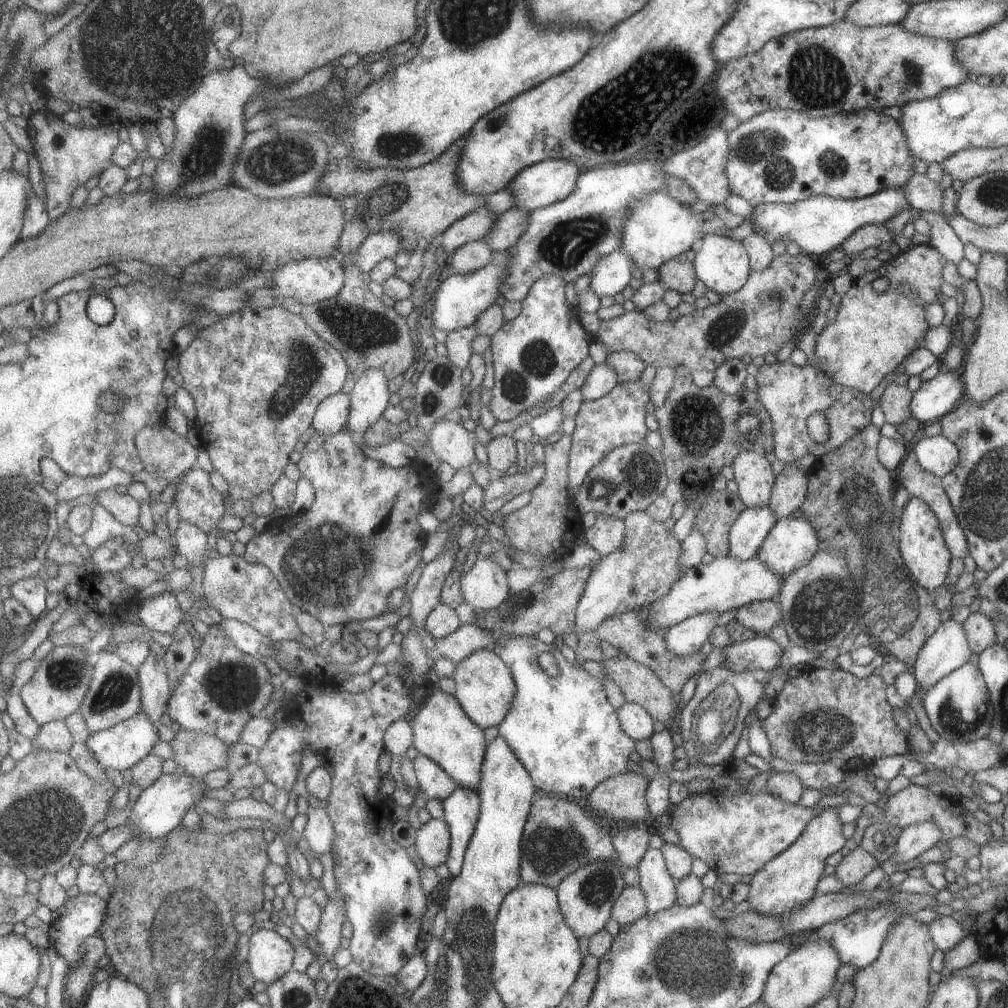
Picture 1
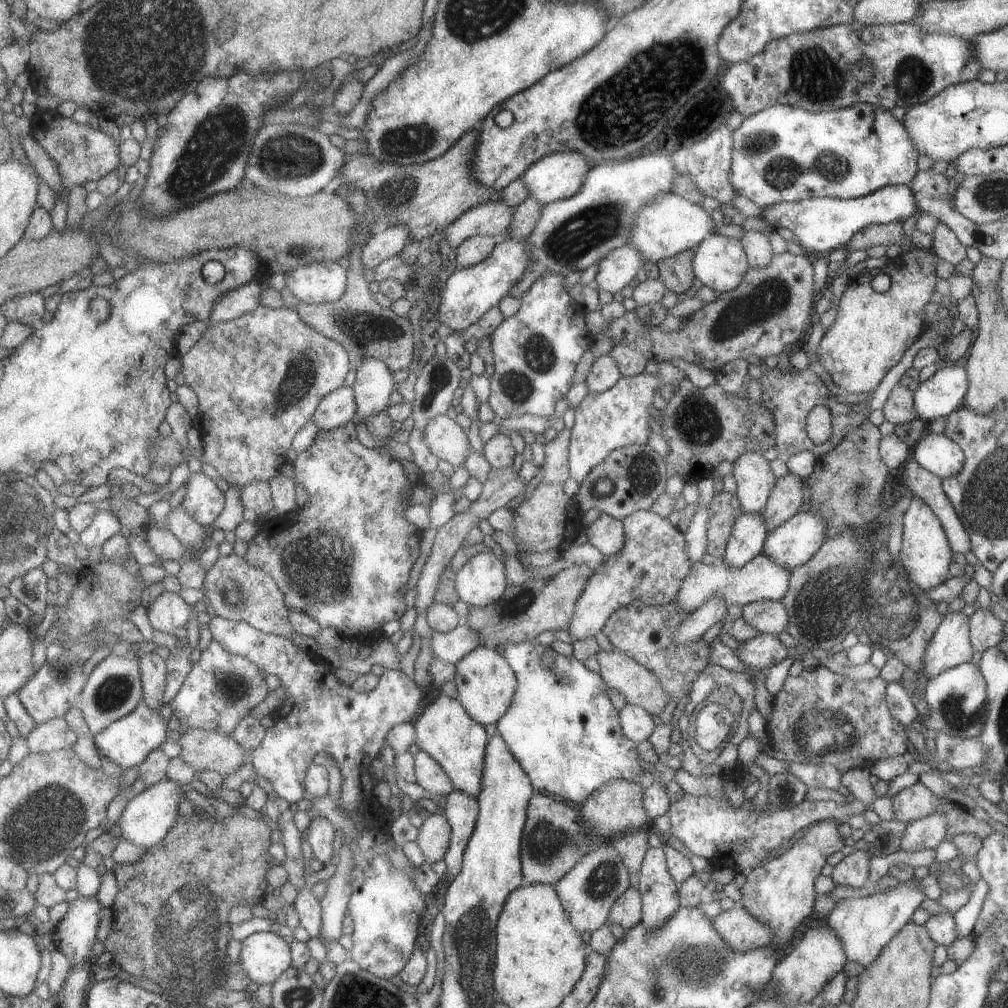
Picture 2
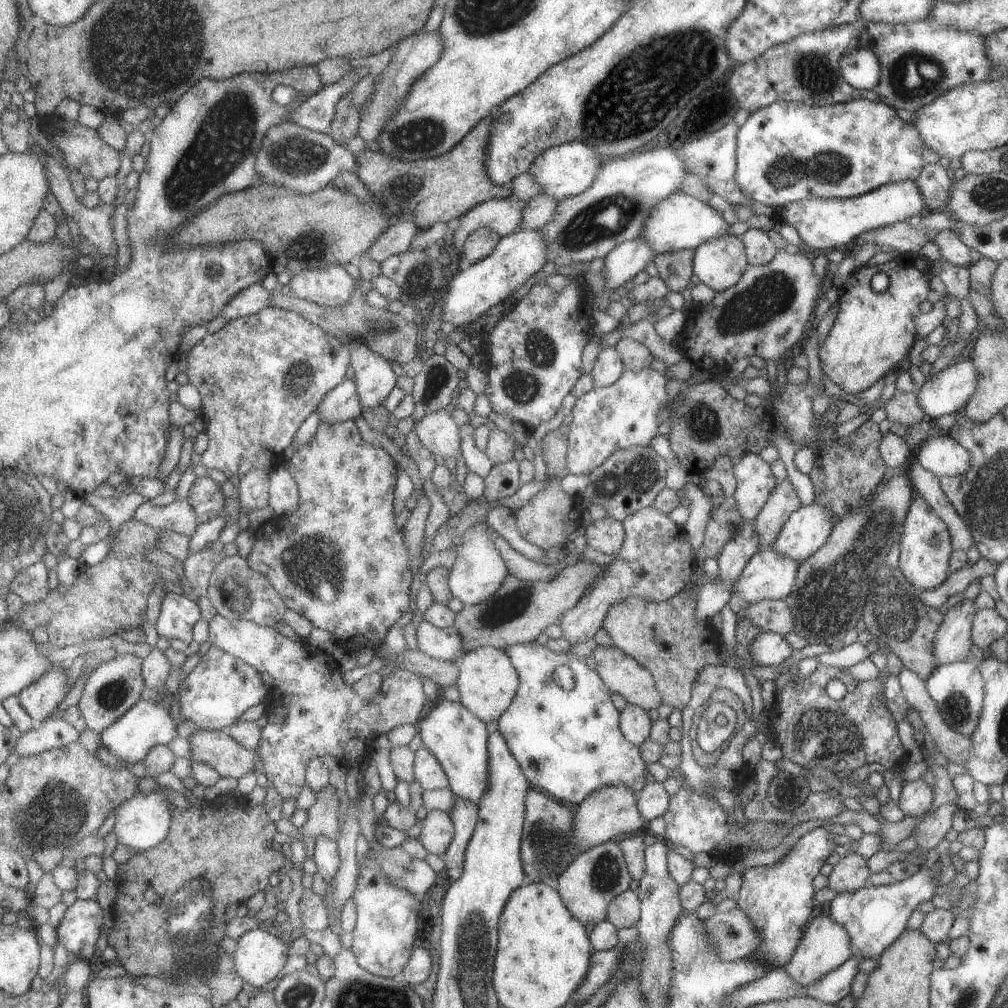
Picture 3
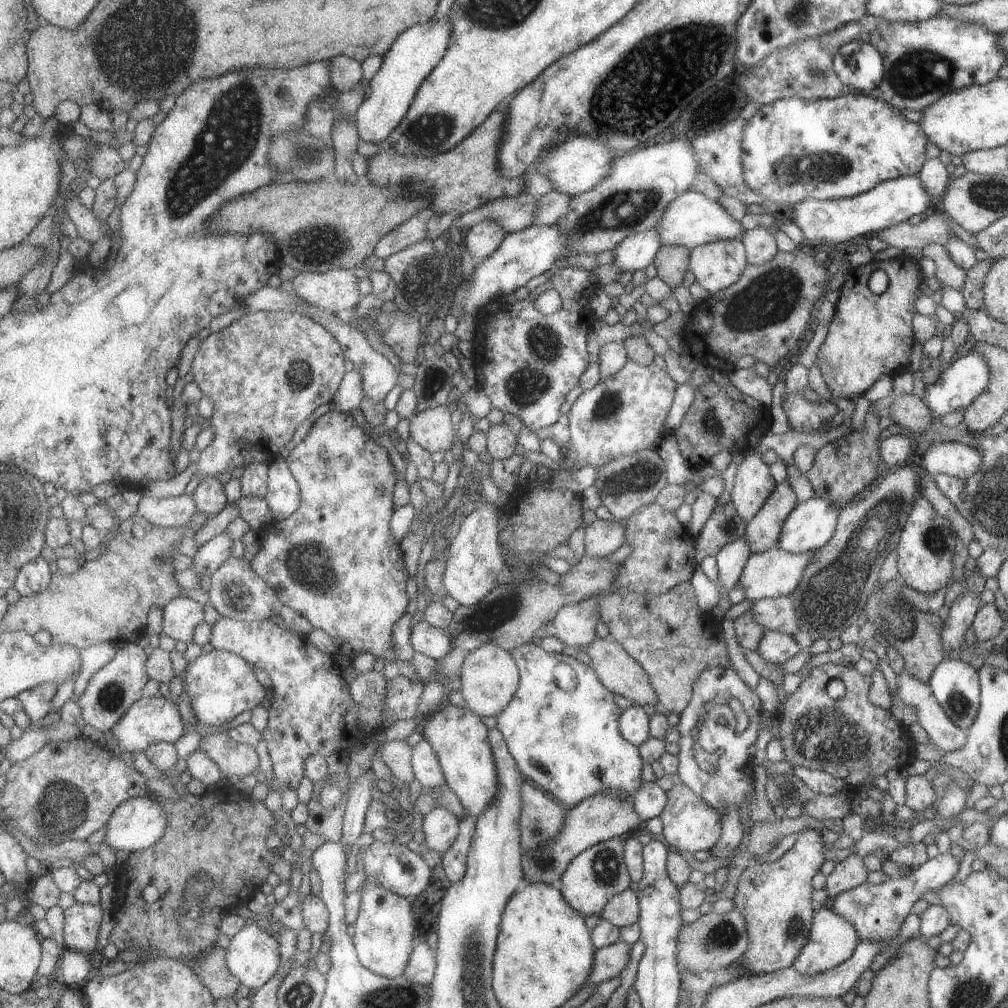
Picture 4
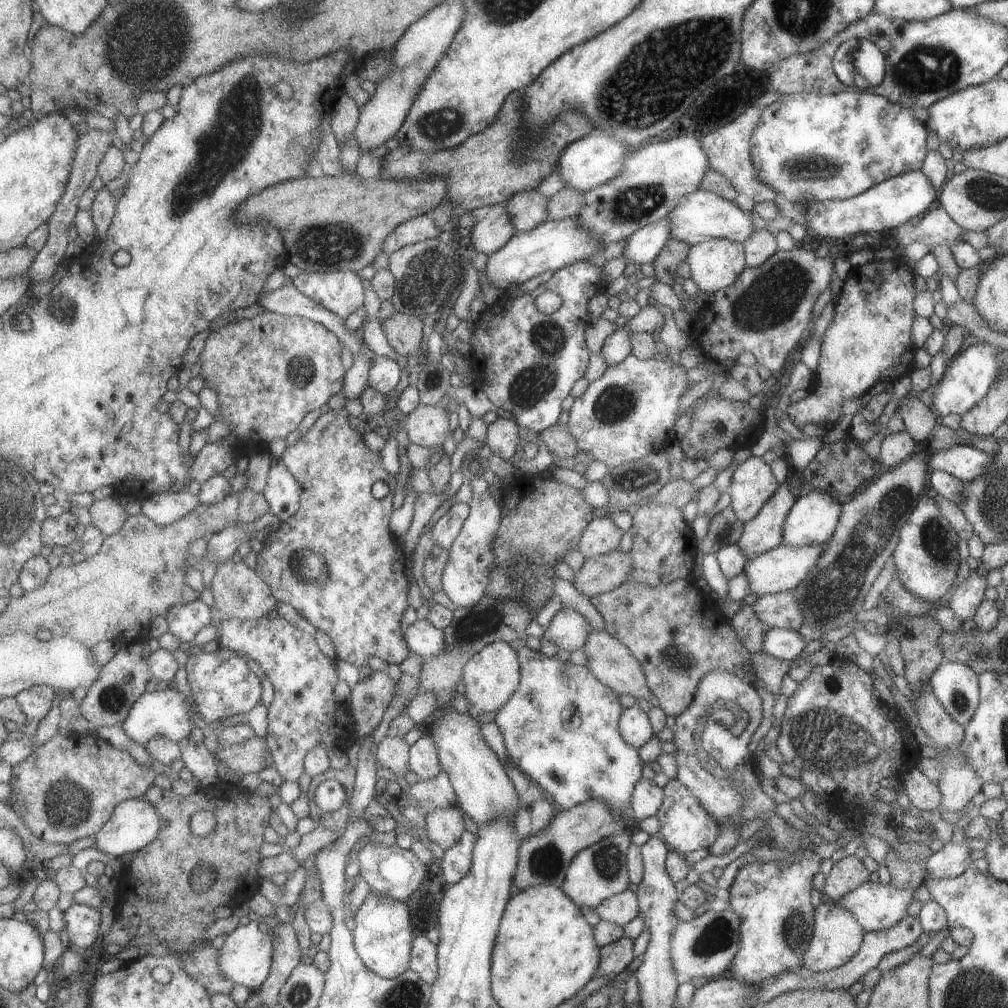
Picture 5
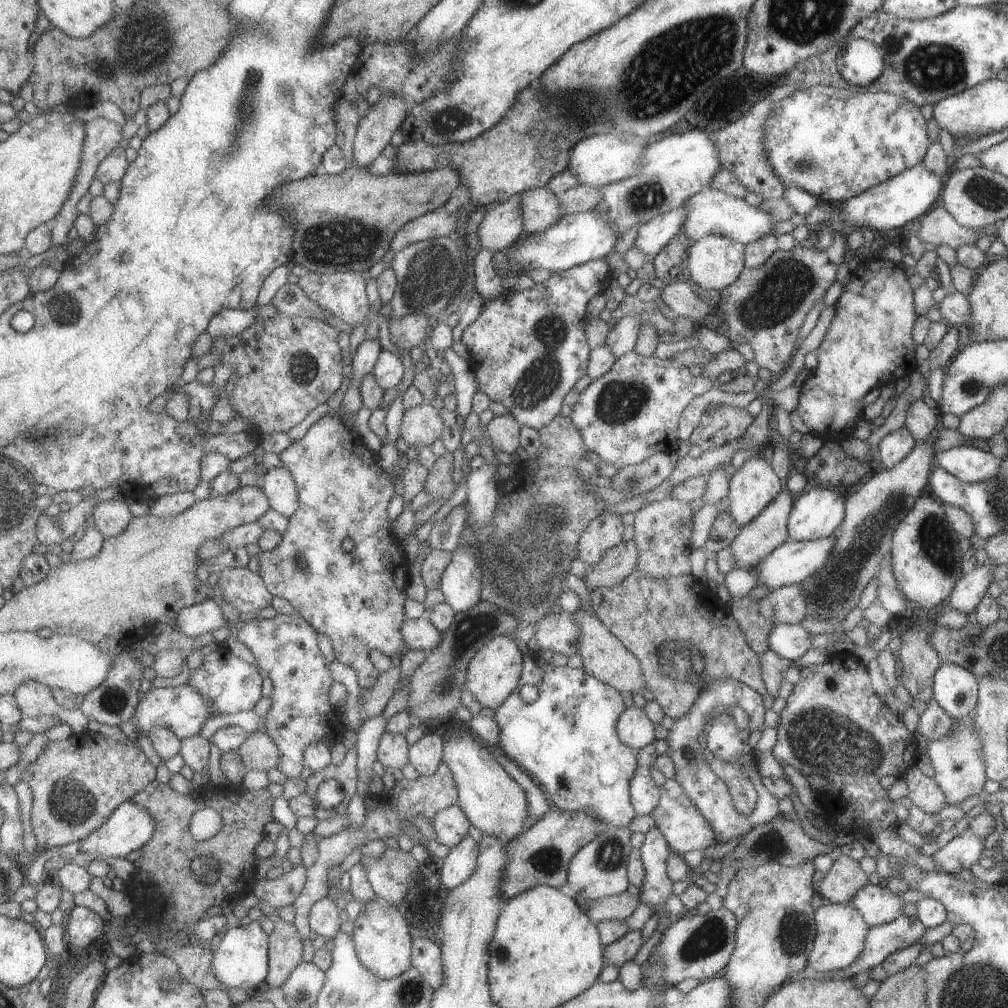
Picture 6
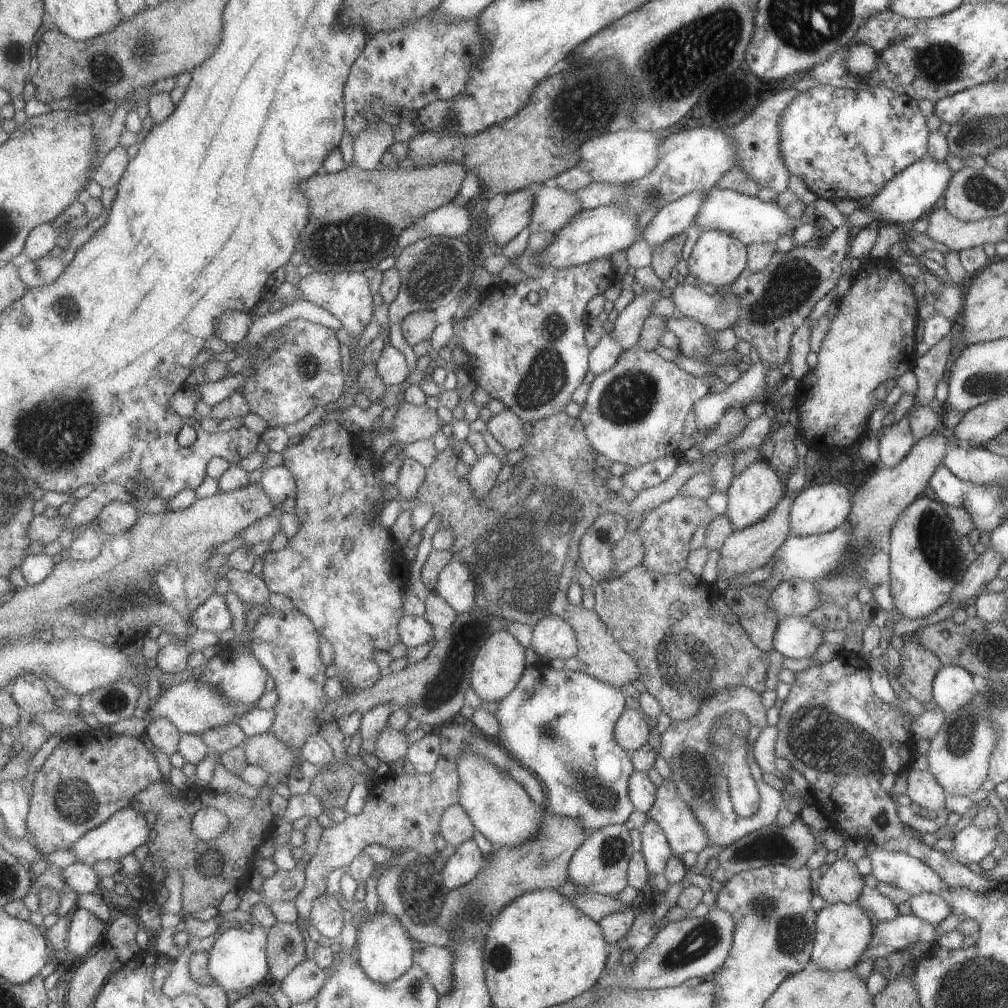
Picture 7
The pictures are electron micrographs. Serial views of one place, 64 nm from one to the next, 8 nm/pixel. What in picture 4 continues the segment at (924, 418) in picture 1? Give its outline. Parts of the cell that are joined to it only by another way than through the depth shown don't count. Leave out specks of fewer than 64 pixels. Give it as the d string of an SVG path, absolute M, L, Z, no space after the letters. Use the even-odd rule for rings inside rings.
M971 349L967 355L944 365L937 380L925 388L925 394L920 400L927 406L927 410L931 410L933 417L941 418L947 414L959 413L985 390L988 380L987 362L981 358L981 354L977 354L977 350Z

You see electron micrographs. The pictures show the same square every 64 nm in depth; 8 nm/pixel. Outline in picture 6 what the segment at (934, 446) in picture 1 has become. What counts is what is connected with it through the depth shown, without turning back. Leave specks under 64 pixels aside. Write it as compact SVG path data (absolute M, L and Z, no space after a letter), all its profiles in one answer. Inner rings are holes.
M960 445L945 451L937 451L933 467L941 468L960 482L983 482L995 478L1003 470L1003 462L993 454L970 445Z

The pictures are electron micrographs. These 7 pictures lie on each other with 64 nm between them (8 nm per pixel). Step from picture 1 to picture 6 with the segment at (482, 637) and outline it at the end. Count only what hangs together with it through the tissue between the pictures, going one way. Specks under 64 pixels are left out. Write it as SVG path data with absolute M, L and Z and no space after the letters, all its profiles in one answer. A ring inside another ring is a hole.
M426 616L418 619L407 618L401 628L407 646L414 650L435 650L443 640L443 633L439 631Z

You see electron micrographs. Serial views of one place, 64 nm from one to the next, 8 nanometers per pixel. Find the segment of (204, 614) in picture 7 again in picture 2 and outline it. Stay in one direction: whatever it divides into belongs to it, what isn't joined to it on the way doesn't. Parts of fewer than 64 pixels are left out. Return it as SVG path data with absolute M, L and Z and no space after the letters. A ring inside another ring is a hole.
M177 588L161 593L147 611L148 620L154 630L173 635L179 640L188 637L187 622L195 608L183 600Z

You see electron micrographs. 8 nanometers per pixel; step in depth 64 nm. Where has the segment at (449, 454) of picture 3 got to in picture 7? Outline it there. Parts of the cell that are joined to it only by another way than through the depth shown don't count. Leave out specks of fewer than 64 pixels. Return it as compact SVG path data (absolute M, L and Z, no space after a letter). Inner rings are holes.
M404 401L395 412L392 430L396 441L408 444L434 438L442 425L437 410Z

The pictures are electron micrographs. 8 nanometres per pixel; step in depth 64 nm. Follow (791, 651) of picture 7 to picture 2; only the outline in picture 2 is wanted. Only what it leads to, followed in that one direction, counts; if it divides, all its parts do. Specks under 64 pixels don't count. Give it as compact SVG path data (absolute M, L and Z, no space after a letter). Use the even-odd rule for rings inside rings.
M759 633L751 641L739 644L734 655L749 668L768 670L787 657L787 648L776 635Z

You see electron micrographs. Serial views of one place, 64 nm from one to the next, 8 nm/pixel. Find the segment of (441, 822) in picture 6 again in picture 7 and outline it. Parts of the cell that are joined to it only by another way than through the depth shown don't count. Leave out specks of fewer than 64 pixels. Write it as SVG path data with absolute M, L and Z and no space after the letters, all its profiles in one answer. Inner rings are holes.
M460 805L451 806L443 814L440 835L449 845L459 847L467 841L473 840L473 834L478 828L466 809Z

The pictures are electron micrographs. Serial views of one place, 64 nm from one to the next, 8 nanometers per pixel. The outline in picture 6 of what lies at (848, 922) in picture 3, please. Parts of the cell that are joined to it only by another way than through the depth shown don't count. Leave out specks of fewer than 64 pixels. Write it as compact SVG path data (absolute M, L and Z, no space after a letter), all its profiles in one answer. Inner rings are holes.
M967 826L959 836L955 836L950 842L947 842L940 850L935 852L931 858L939 864L941 870L957 874L963 868L970 868L973 864L978 863L981 858L984 838L971 832ZM867 884L855 892L848 905L853 906L867 926L886 924L902 916L904 902L901 896L889 892L879 885Z

